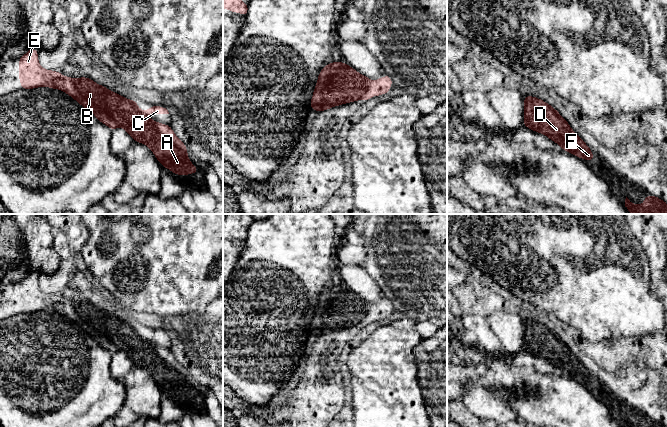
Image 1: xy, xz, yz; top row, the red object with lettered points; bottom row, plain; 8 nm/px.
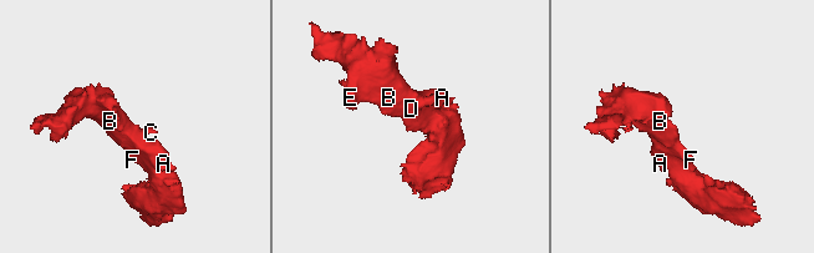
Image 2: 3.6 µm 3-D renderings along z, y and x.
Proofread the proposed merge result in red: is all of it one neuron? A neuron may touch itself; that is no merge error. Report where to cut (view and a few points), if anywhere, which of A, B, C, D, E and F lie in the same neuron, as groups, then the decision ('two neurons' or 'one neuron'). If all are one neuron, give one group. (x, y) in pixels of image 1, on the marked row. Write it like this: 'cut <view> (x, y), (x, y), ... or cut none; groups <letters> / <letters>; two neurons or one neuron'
cut none; groups A B C D E F; one neuron

